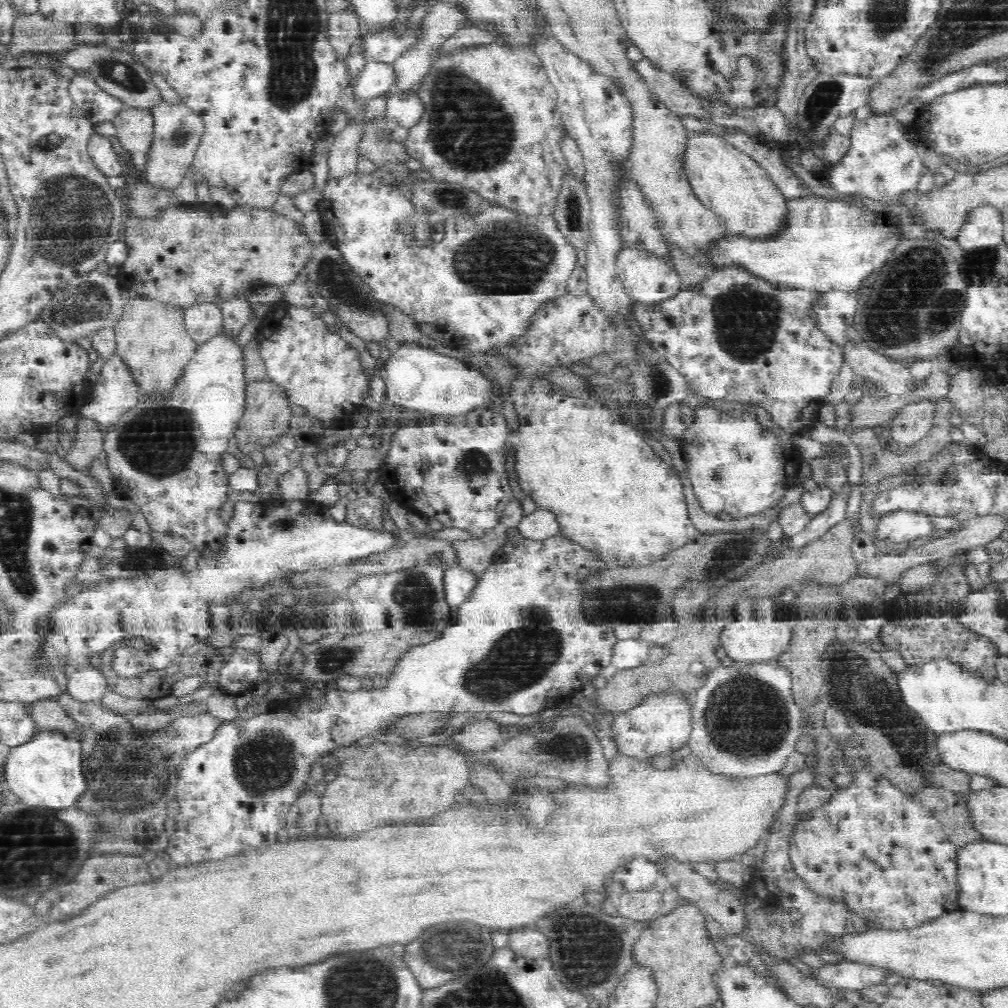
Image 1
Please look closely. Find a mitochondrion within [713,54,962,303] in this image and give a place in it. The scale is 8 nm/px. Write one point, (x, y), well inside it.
(825, 97)

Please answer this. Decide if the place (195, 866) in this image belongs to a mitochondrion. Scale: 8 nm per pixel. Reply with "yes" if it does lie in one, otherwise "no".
no

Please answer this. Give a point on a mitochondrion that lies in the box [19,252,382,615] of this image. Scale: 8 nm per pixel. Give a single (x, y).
(160, 442)

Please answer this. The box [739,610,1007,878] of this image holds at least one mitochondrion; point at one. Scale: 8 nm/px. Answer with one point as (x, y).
(855, 686)

